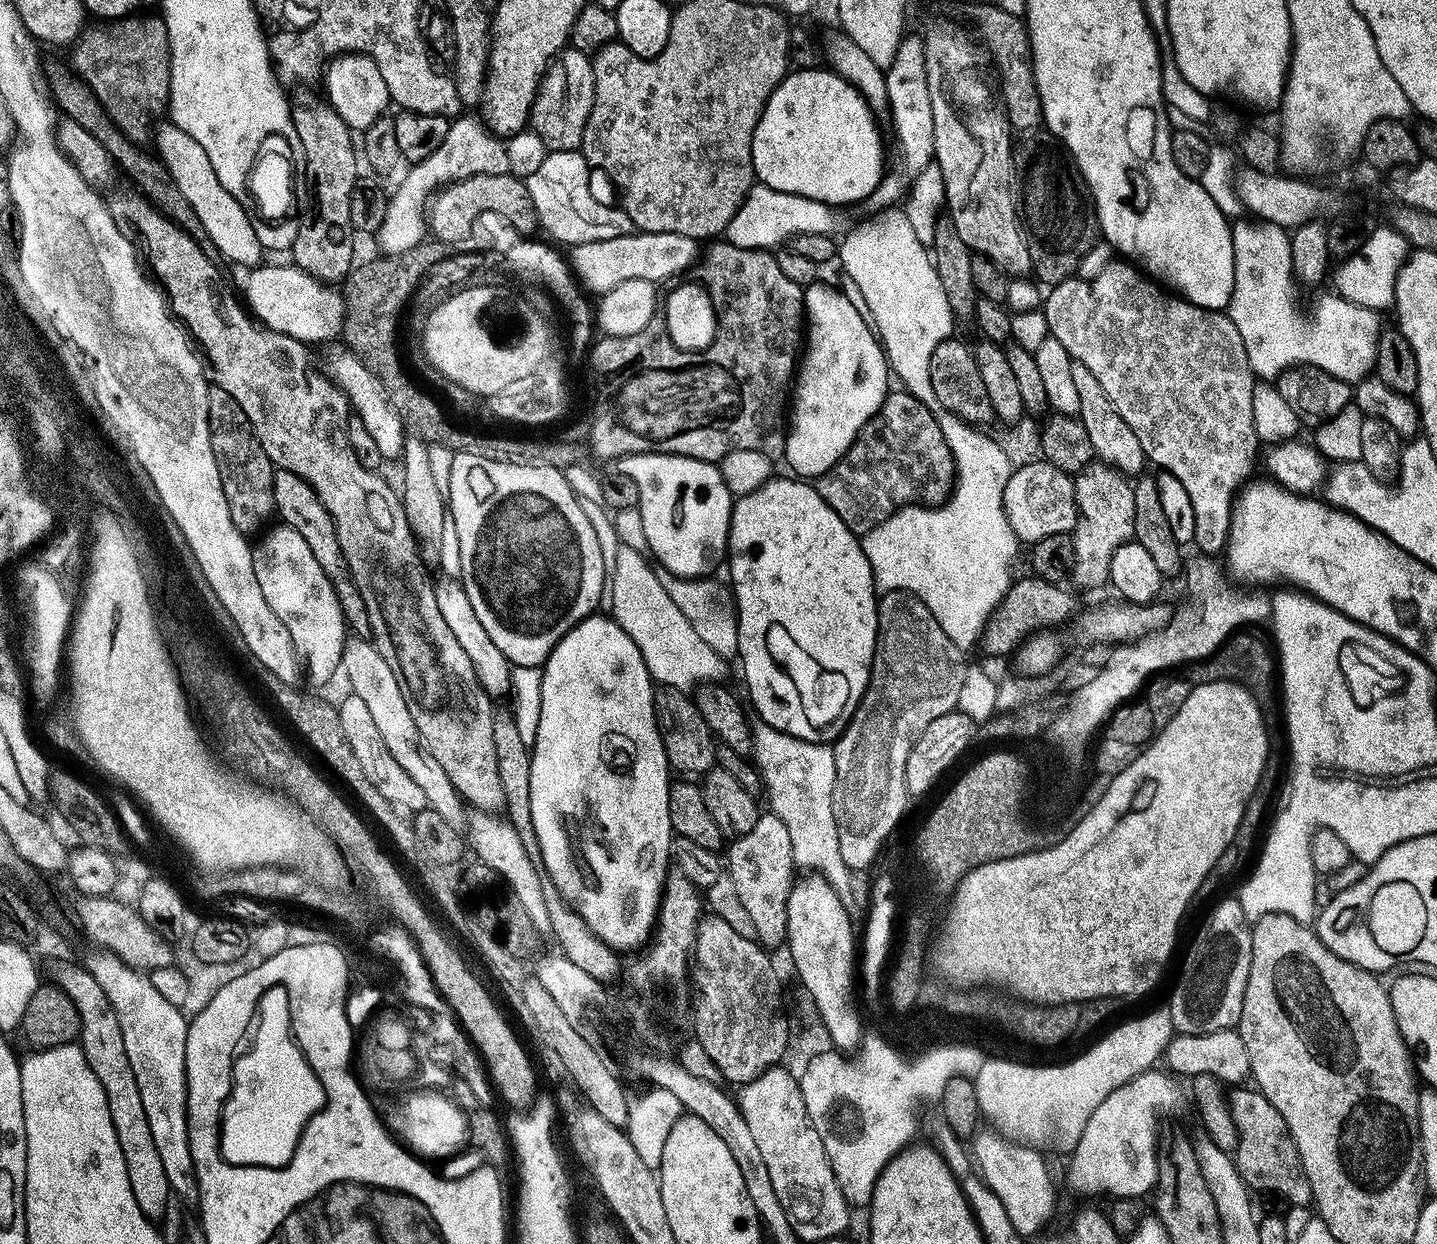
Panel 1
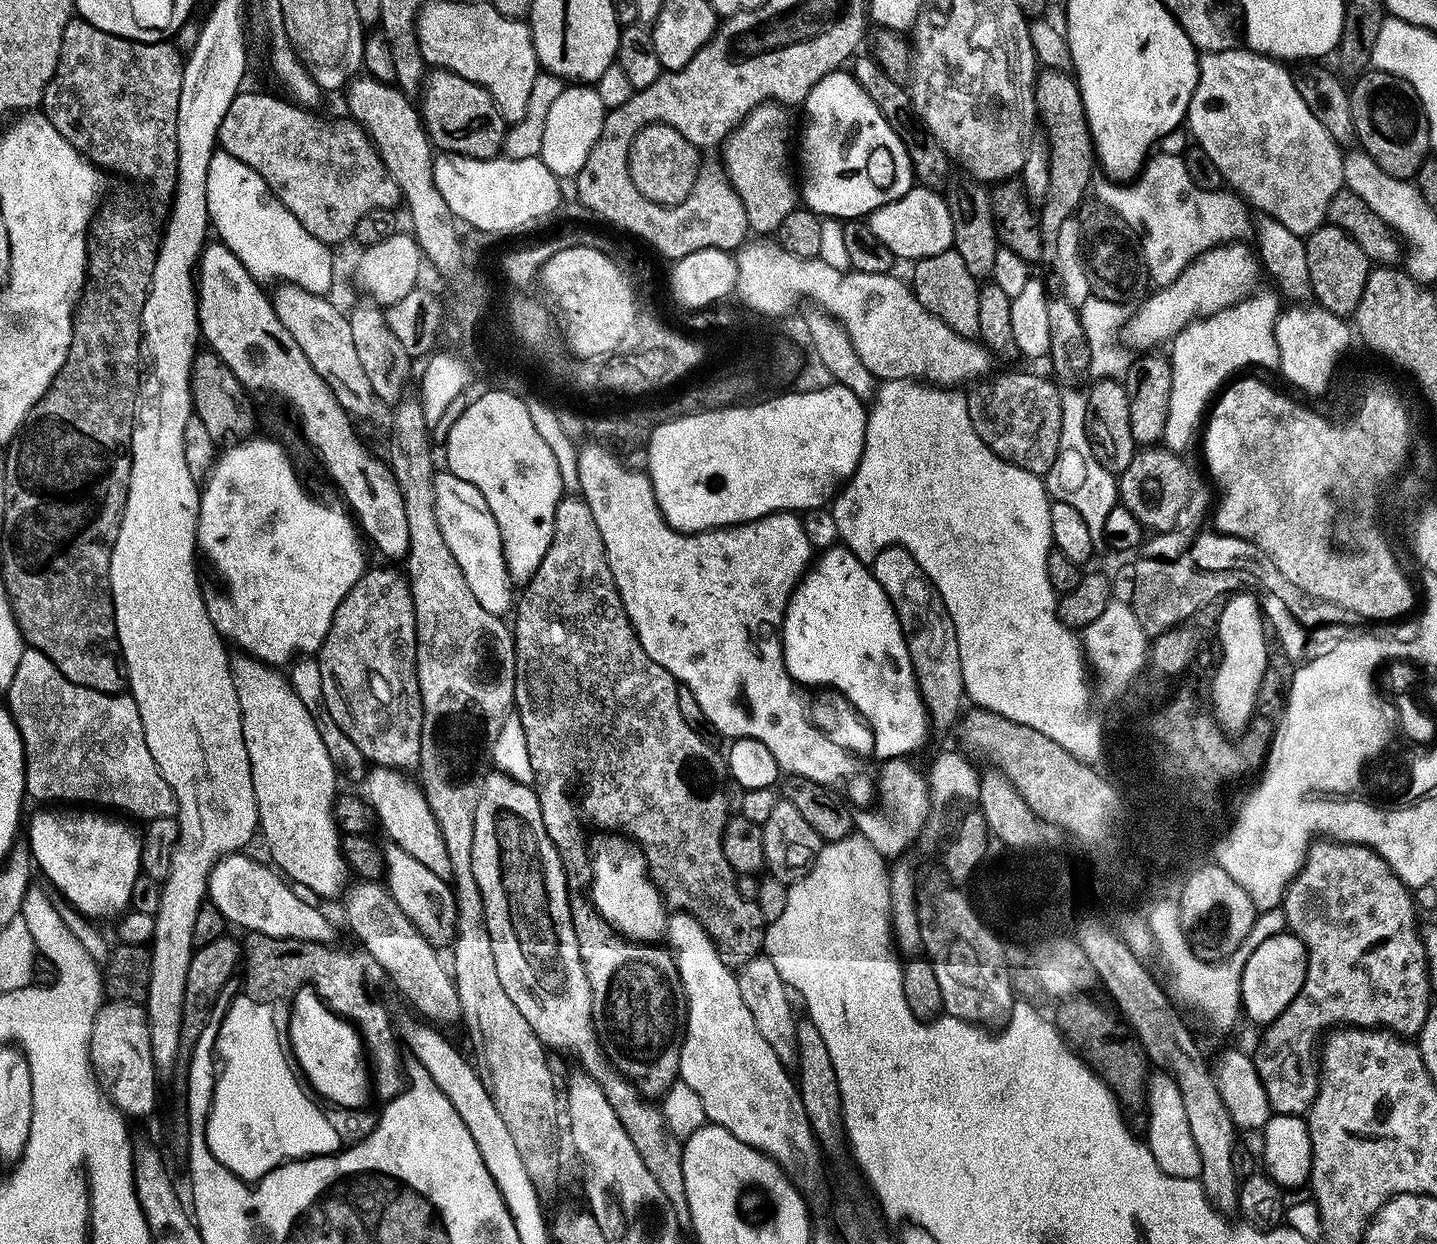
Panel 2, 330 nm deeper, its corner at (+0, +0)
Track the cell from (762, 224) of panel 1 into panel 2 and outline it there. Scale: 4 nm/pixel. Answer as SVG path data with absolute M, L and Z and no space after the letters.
M914 186L902 194L902 198L871 212L866 218L868 228L874 232L878 242L883 242L891 250L893 257L900 259L901 256L907 262L942 254L953 247L954 222L949 201L940 195L939 191Z

